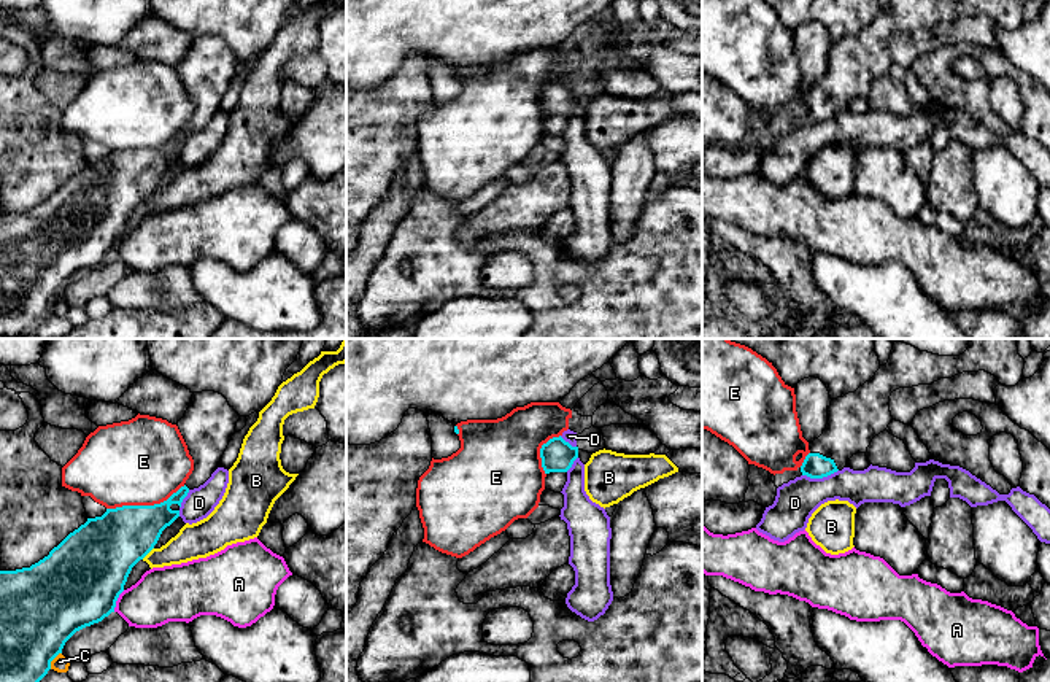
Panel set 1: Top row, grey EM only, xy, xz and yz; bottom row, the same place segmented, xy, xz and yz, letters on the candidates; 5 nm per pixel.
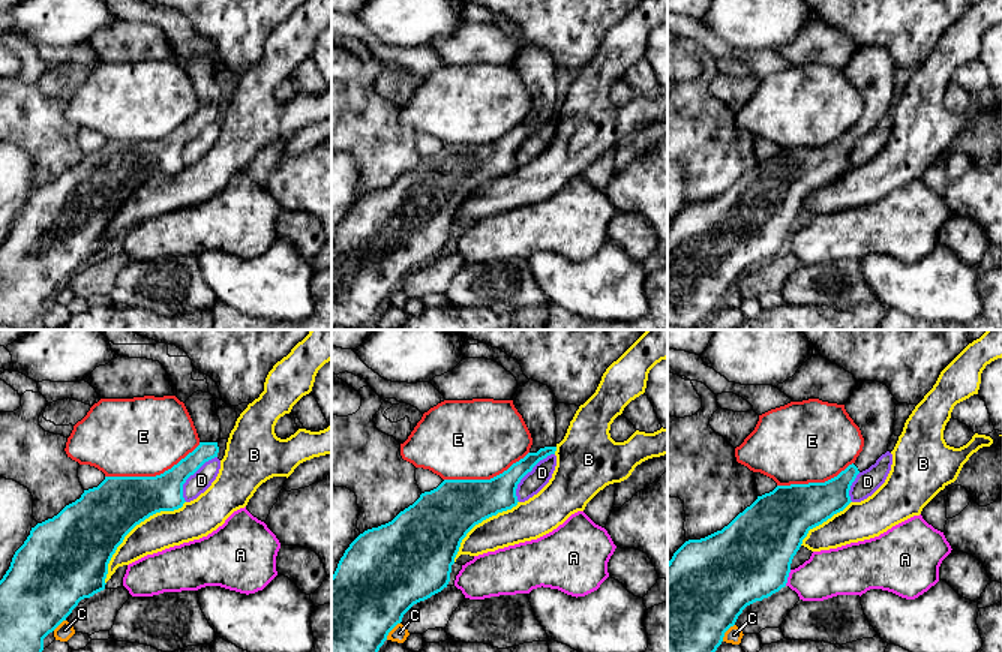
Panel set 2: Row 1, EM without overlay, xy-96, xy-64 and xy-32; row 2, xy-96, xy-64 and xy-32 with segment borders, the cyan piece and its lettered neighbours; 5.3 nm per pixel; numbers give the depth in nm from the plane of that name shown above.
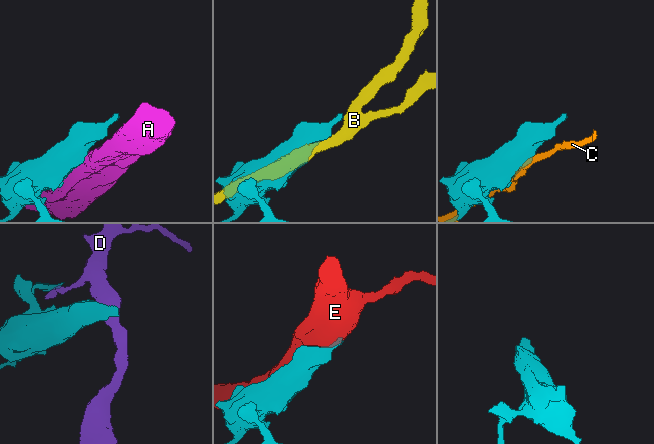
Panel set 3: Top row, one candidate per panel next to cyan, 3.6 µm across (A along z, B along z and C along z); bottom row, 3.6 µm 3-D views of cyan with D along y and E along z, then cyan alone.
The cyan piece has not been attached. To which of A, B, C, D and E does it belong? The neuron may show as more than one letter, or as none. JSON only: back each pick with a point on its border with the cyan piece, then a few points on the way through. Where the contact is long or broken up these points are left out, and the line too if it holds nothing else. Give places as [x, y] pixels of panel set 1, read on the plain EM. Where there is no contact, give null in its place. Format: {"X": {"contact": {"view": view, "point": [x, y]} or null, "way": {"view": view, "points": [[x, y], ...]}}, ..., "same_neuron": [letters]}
{"same_neuron": []}

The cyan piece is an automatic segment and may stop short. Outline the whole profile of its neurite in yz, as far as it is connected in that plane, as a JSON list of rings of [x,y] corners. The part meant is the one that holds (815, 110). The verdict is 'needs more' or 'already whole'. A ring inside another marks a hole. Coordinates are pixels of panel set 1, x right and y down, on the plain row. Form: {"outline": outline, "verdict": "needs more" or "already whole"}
{"outline": [[[890,0],[885,10],[875,19],[859,30],[855,37],[831,45],[828,52],[828,68],[823,78],[809,87],[810,97],[805,100],[801,116],[810,122],[823,122],[848,110],[848,103],[856,97],[866,97],[872,83],[886,75],[893,65],[890,56],[890,40],[899,32],[912,32],[918,29],[931,29],[940,22],[952,22],[963,16],[985,14],[998,22],[1001,29],[1015,30],[1023,22],[1025,3],[1021,0]]], "verdict": "needs more"}

